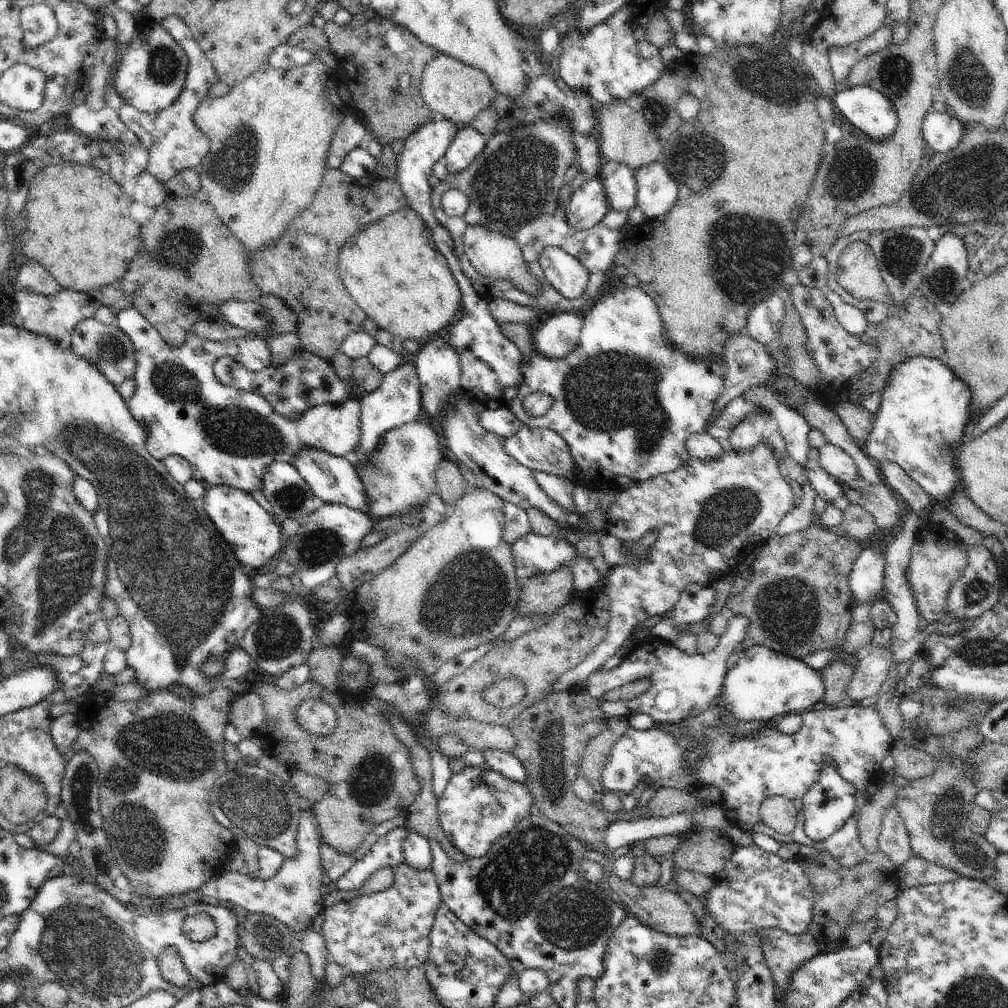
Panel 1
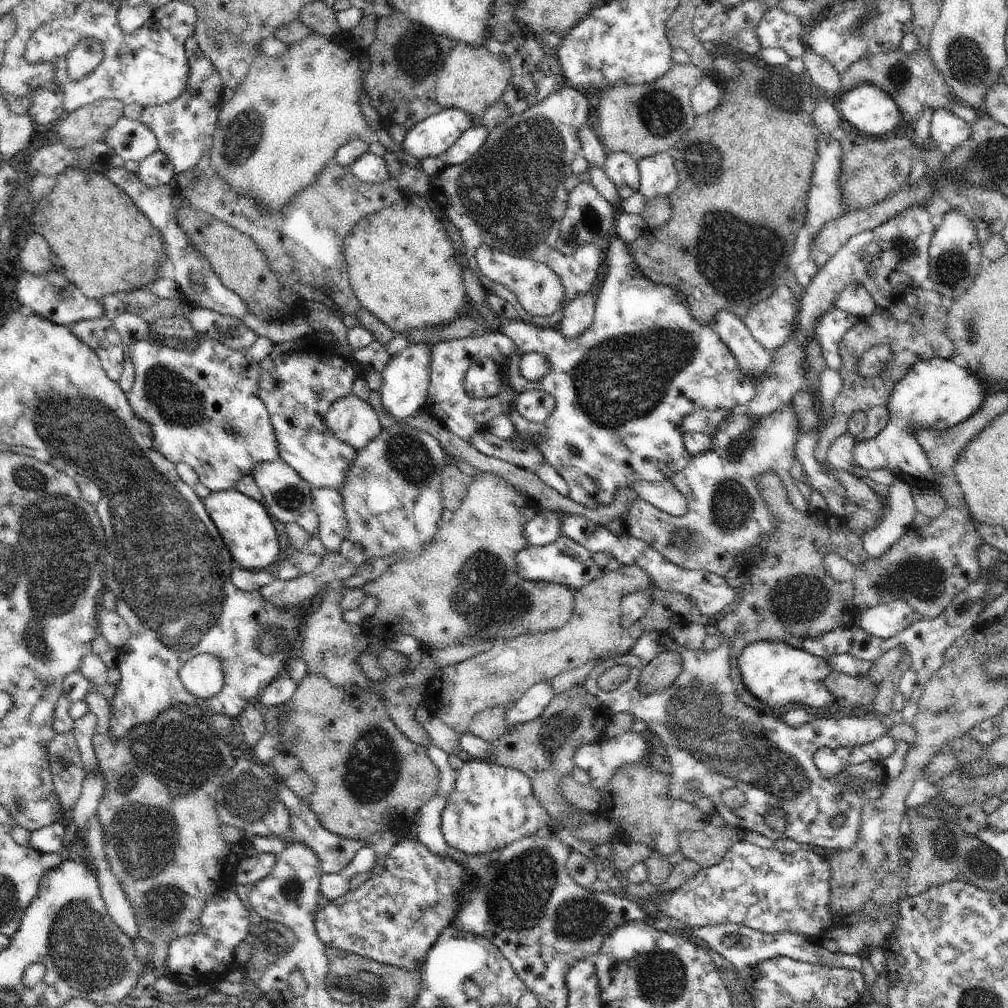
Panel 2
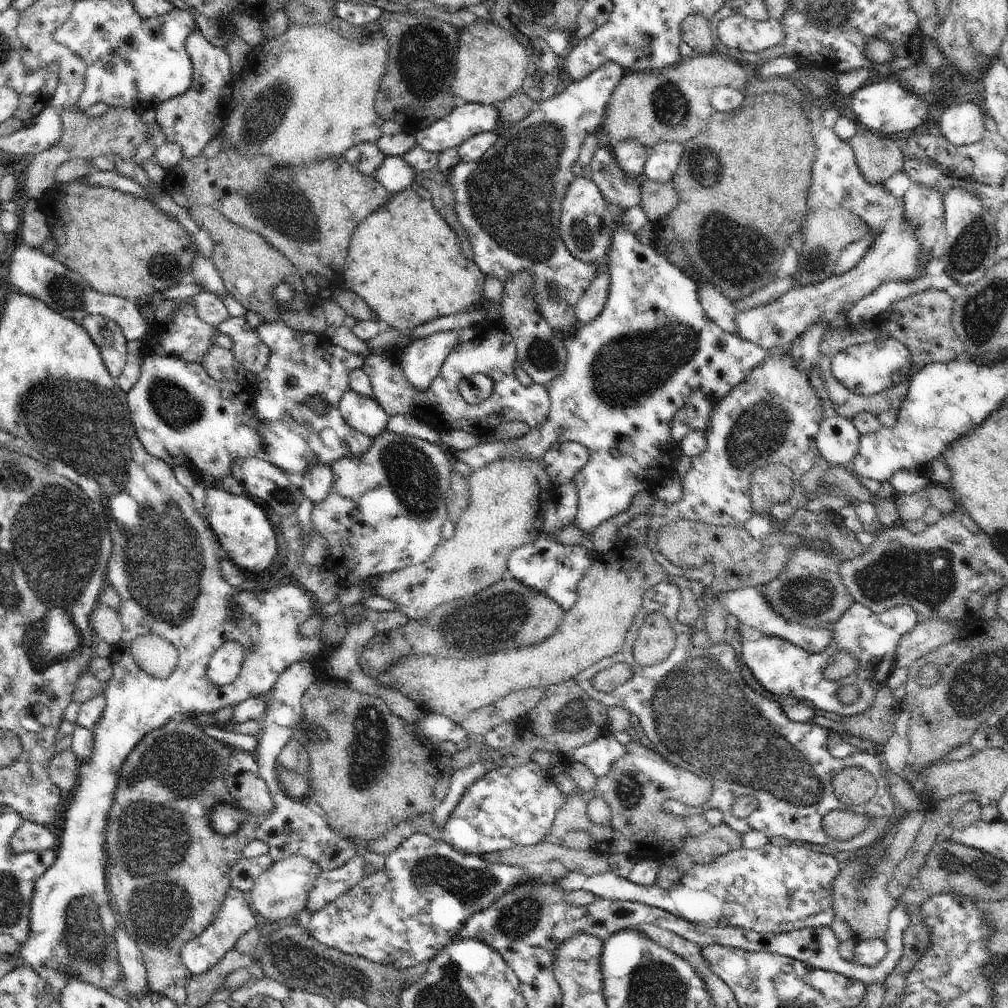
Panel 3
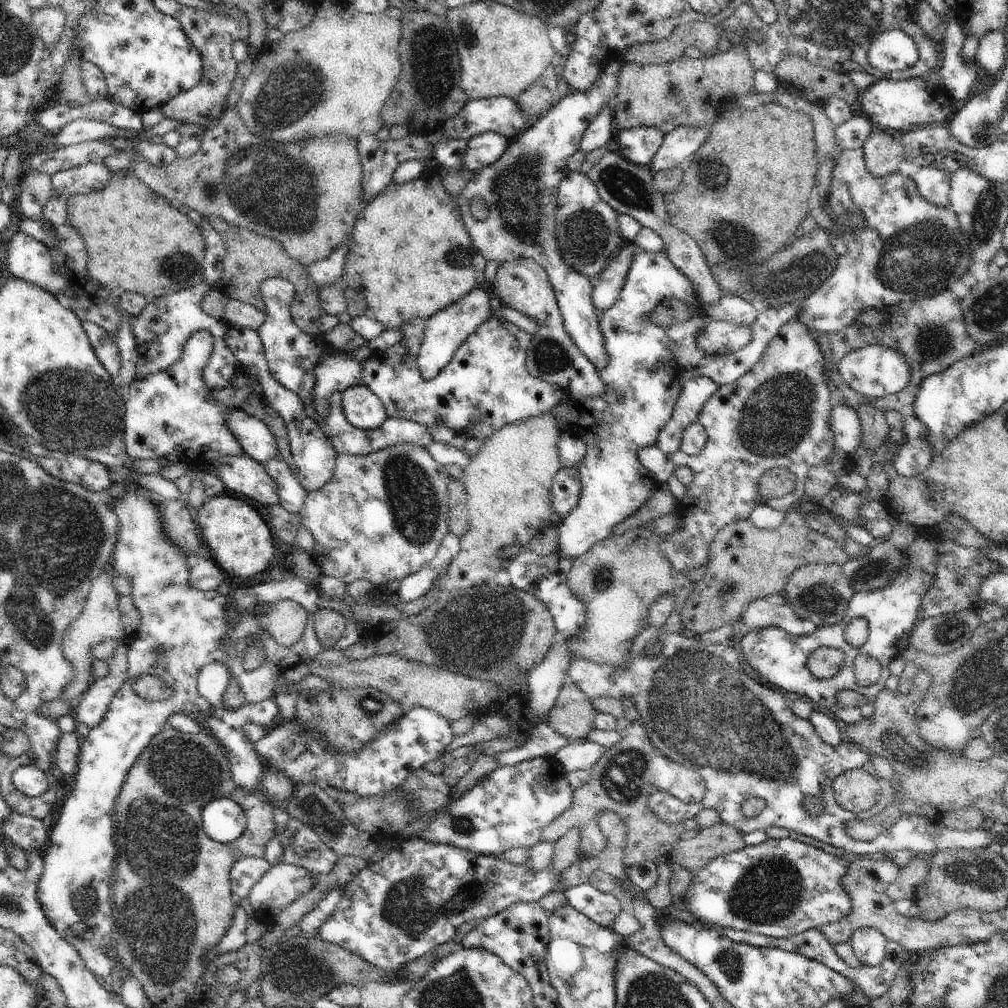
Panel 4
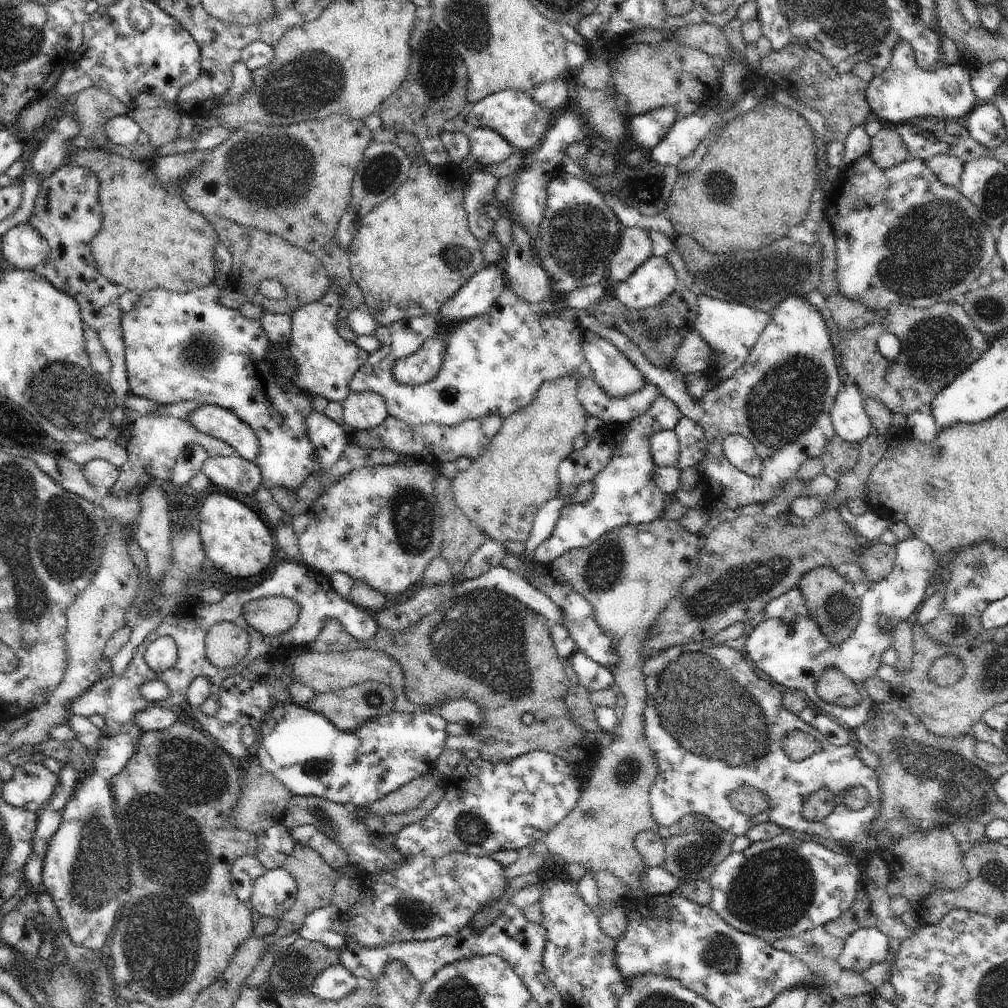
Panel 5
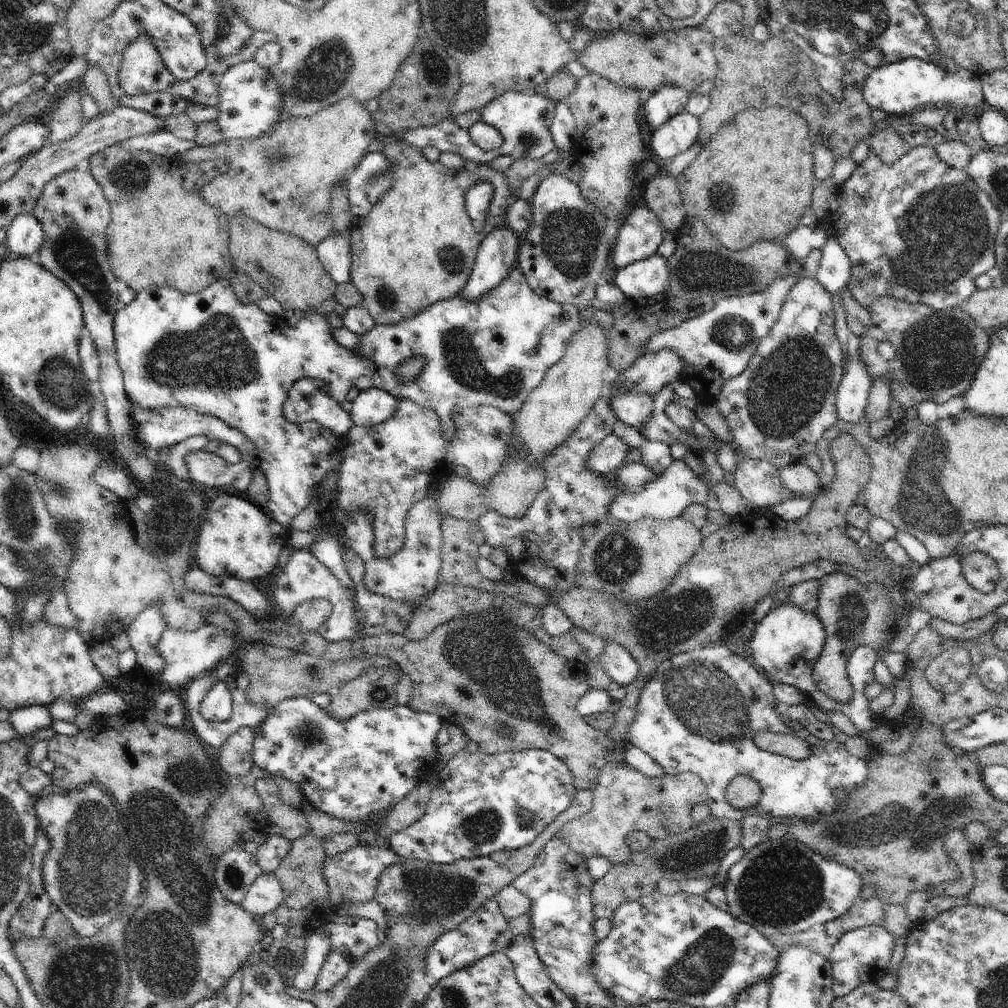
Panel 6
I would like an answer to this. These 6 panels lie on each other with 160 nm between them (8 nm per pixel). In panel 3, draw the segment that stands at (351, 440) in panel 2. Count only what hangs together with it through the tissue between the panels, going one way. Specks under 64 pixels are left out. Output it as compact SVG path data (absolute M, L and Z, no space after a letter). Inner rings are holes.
M482 322L463 330L463 338L458 346L446 357L439 375L422 391L415 389L403 374L398 356L394 354L369 355L362 370L370 378L372 396L358 394L348 390L341 396L337 404L344 420L357 431L372 438L381 435L391 416L403 414L418 414L439 418L442 426L464 431L468 434L486 434L490 428L498 428L506 422L526 422L530 427L541 425L548 416L551 398L544 385L532 383L523 385L516 376L517 344L513 336L502 323ZM482 373L489 376L493 382L491 395L477 405L466 402L460 394L458 385L463 378L471 374Z

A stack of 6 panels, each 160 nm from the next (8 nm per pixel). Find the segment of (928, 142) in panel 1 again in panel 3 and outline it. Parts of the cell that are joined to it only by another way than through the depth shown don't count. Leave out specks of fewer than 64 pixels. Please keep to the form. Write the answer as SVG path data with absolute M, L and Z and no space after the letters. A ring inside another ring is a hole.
M974 101L950 105L941 110L939 120L942 136L954 146L971 145L982 140L982 135L986 132L985 114Z

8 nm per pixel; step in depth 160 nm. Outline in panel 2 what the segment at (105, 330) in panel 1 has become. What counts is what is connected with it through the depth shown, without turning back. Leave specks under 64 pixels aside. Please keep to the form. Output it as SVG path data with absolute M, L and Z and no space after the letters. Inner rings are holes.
M86 319L77 322L71 331L82 339L100 358L107 377L118 383L121 379L126 345L118 330L112 325L113 319Z

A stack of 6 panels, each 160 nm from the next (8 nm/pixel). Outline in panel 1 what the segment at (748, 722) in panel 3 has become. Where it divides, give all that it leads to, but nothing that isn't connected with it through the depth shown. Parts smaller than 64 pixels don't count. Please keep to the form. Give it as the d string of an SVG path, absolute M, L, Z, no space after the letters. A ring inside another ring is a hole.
M737 616L730 620L728 630L719 638L718 646L709 654L694 654L692 656L673 646L666 640L649 636L631 648L626 658L612 670L596 670L582 683L587 694L600 698L600 708L609 717L630 720L638 714L650 715L656 724L680 724L686 718L696 718L698 714L706 711L716 704L726 674L728 658L746 639L750 620L746 616ZM636 680L650 680L650 688L640 696L630 701L606 701L604 694L610 690L620 688ZM864 704L860 706L852 706L852 708L826 708L826 710L803 712L803 726L796 732L796 734L788 735L782 734L778 728L772 726L770 728L760 728L754 730L748 736L730 736L726 734L725 730L718 730L716 736L712 736L712 746L708 746L706 750L718 750L714 754L708 754L704 758L700 758L700 762L696 766L692 766L692 774L694 780L698 785L715 786L721 790L723 803L722 808L726 810L727 815L732 819L734 825L745 832L762 833L764 835L774 838L778 843L797 843L798 845L806 845L808 847L816 848L818 852L827 851L835 859L840 866L852 868L858 866L864 858L866 858L867 851L860 842L859 831L857 828L858 810L856 810L847 820L846 823L835 831L829 838L821 842L811 840L805 834L805 818L804 806L802 798L804 794L816 785L820 776L822 766L826 761L834 762L837 774L842 776L848 784L851 784L855 789L855 796L858 805L864 805L872 796L881 790L885 785L885 772L882 769L882 761L885 756L890 754L891 746L893 745L893 738L888 732L888 728L884 726L884 722L878 714L878 710L874 706L866 707ZM774 796L782 796L788 798L794 804L798 815L797 825L791 835L780 835L778 832L769 828L760 820L760 808L762 804Z

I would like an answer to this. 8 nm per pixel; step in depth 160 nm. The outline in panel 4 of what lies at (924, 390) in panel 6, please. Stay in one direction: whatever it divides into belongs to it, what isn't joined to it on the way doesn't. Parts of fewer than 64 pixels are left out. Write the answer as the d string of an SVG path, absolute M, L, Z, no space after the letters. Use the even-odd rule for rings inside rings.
M946 289L939 295L922 299L919 303L901 302L889 306L885 311L886 318L875 327L858 327L852 323L845 329L839 329L830 334L832 358L825 362L825 372L833 384L843 394L843 402L856 410L863 404L870 403L876 408L887 410L904 410L912 406L919 393L919 387L925 378L940 374L963 358L974 355L979 348L976 341L968 334L967 324L962 312L960 300L950 290ZM870 345L894 349L907 359L910 365L911 377L908 384L895 394L880 398L867 397L848 386L836 369L839 362L852 351L866 348Z

